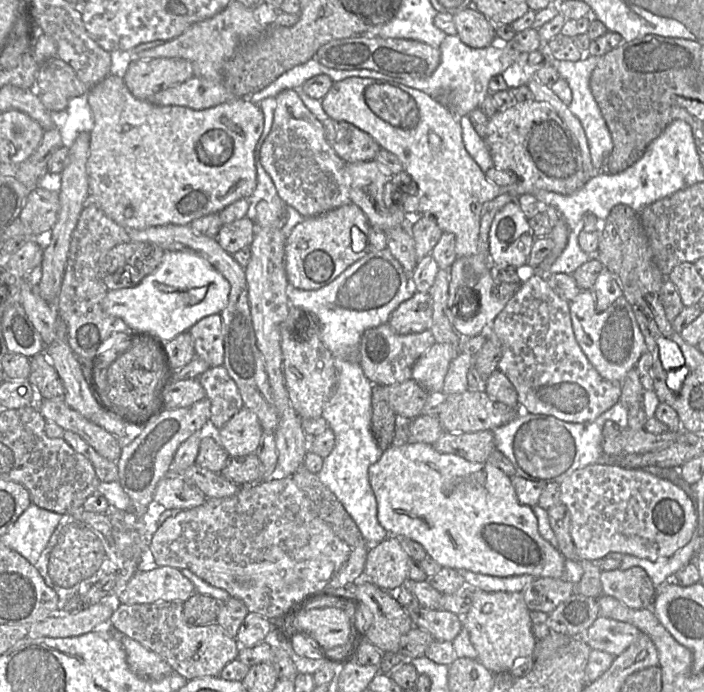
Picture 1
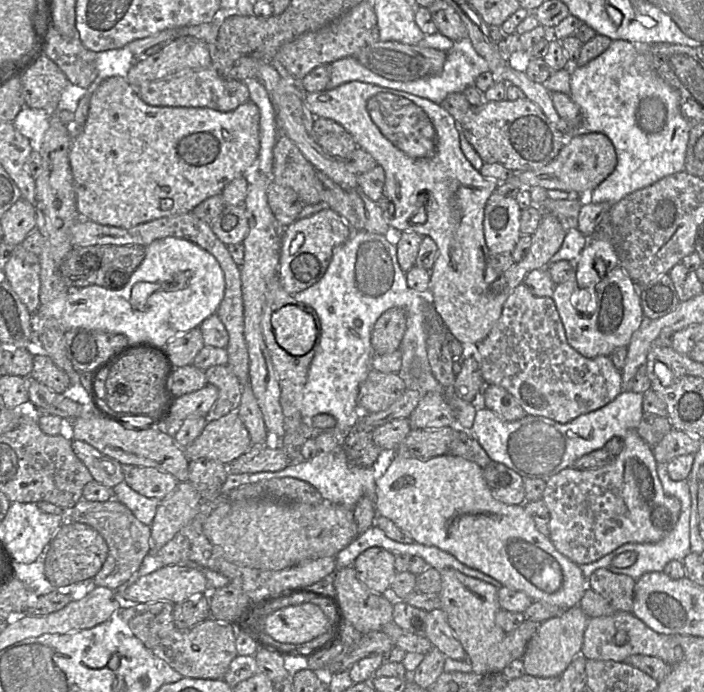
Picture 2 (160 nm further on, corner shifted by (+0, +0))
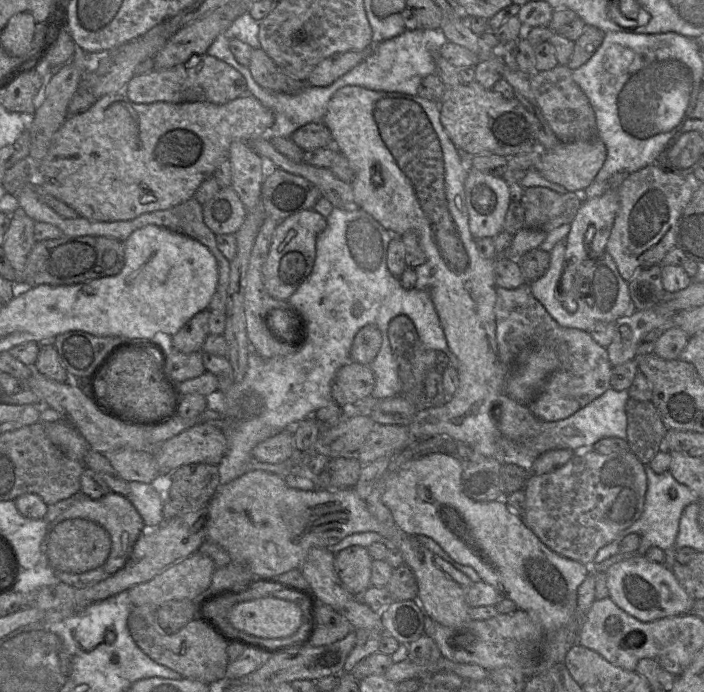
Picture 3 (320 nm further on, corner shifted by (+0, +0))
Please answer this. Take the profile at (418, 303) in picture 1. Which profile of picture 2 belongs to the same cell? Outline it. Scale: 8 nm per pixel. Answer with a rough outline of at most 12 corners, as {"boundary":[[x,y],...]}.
{"boundary":[[397,307],[377,319],[371,333],[374,355],[399,349],[405,312]]}

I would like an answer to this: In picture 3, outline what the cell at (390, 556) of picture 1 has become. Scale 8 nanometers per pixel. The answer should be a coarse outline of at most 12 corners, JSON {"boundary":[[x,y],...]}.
{"boundary":[[367,548],[335,554],[336,572],[352,594],[371,586]]}

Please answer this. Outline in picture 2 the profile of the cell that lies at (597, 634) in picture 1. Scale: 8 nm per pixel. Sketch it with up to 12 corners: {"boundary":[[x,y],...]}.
{"boundary":[[632,612],[588,619],[580,654],[623,662],[641,654],[672,667],[673,636]]}

